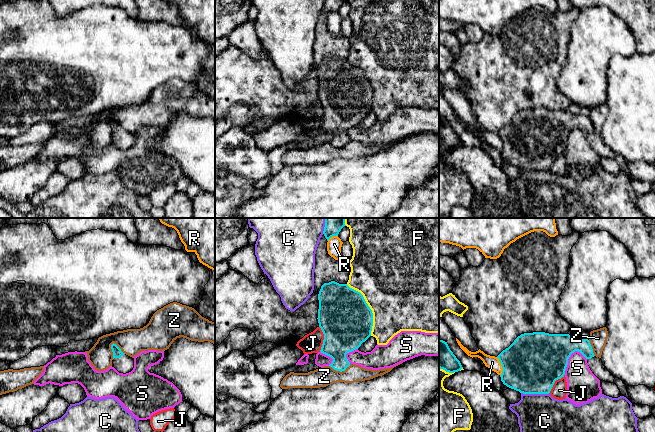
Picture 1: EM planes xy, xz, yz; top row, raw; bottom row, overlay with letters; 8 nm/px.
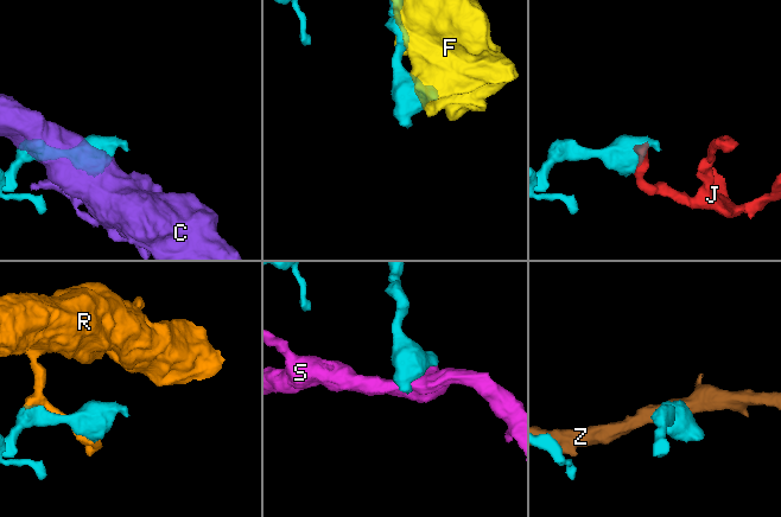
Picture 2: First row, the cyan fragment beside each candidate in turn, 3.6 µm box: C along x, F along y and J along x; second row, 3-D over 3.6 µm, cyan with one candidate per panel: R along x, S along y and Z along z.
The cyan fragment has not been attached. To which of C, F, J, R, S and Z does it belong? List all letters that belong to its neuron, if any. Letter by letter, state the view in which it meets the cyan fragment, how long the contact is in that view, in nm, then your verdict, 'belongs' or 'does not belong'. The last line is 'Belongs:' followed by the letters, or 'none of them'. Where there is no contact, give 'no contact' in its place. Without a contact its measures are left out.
C: meets cyan in yz; contact 220 nm long; does not belong
F: meets cyan in xz; contact 460 nm long; does not belong
J: meets cyan in xz; contact 200 nm long; does not belong
R: meets cyan in yz; contact 160 nm long; does not belong
S: meets cyan in yz; contact 220 nm long; does not belong
Z: meets cyan in xy; contact 140 nm long; does not belong
Belongs: none of them

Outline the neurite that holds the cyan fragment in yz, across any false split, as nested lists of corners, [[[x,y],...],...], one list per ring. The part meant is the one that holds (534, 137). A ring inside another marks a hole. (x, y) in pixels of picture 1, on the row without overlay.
[[[545,108],[521,110],[497,132],[503,144],[501,157],[523,170],[549,170],[555,157],[564,153],[568,135],[575,127],[587,135],[600,157],[614,159],[615,153],[594,131],[588,115]]]

